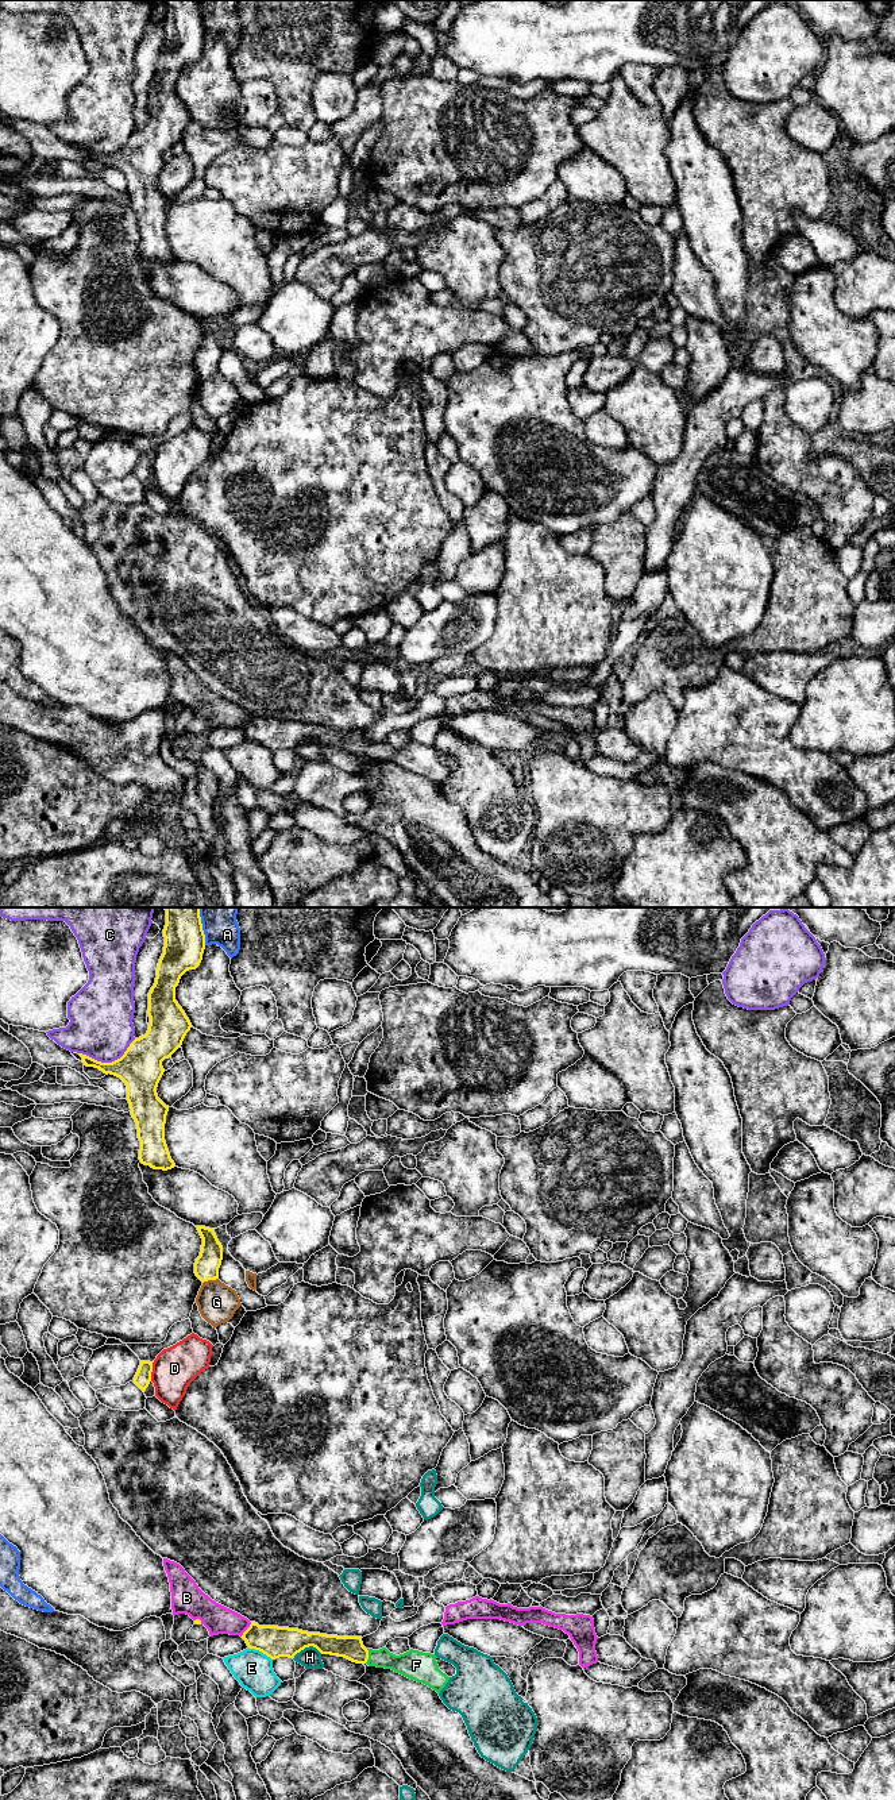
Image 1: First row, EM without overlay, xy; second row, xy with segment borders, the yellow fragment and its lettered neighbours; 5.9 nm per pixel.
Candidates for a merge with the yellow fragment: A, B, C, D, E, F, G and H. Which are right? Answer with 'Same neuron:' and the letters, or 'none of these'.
Same neuron: F

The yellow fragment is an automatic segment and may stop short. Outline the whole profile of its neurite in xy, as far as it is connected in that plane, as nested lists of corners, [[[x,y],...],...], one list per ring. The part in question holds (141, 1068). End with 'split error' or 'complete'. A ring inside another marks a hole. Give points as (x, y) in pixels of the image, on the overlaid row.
[[[165,907],[165,910],[165,947],[158,963],[155,983],[148,992],[147,1014],[150,1025],[147,1033],[135,1038],[124,1055],[112,1063],[101,1063],[86,1055],[78,1055],[82,1057],[84,1065],[99,1068],[107,1075],[115,1075],[126,1083],[127,1101],[131,1115],[136,1122],[138,1138],[140,1141],[139,1160],[154,1169],[167,1171],[175,1167],[165,1141],[165,1123],[169,1106],[158,1098],[157,1087],[165,1072],[162,1061],[171,1057],[181,1048],[186,1033],[192,1028],[189,1018],[175,1001],[175,987],[186,971],[196,970],[200,965],[205,949],[205,934],[200,907]]] | complete

